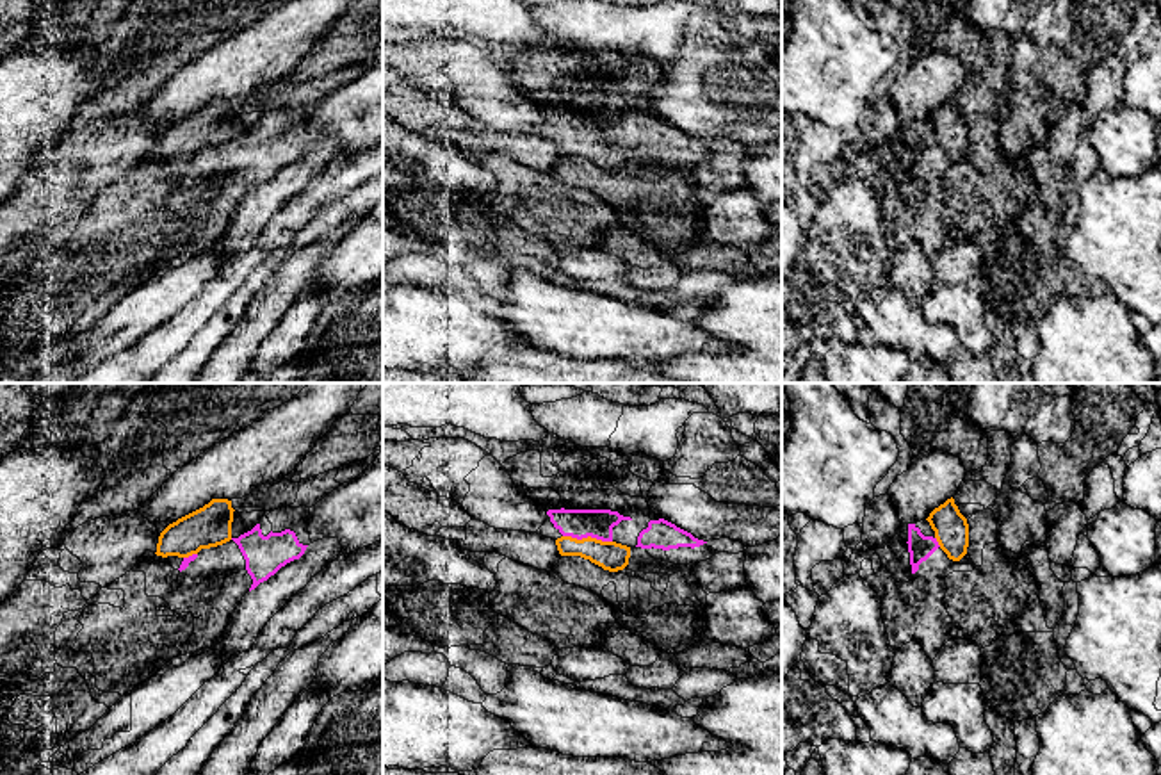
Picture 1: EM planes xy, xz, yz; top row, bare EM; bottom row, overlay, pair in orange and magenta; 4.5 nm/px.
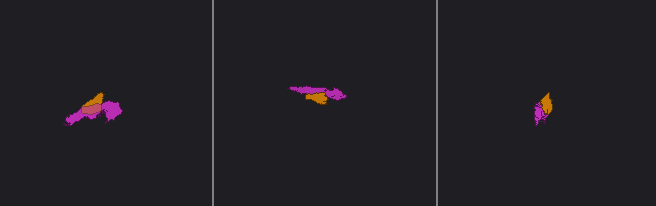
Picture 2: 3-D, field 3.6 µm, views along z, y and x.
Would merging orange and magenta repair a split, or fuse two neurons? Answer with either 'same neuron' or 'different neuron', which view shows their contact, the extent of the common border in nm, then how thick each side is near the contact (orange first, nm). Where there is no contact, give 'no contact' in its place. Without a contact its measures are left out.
same neuron; meets orange in xz; contact 220 nm long; 130 nm thick on the orange side, 130 nm on the other

